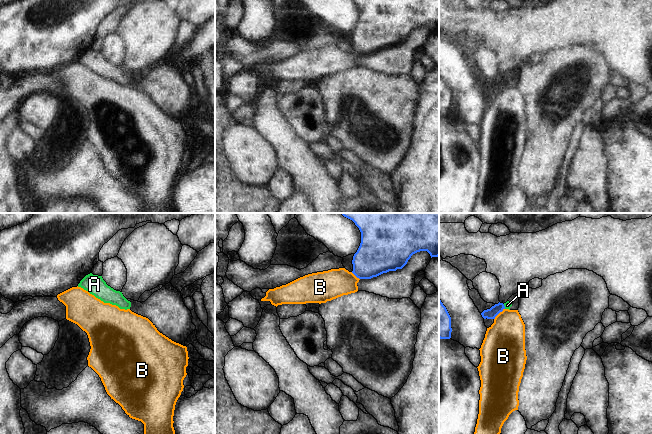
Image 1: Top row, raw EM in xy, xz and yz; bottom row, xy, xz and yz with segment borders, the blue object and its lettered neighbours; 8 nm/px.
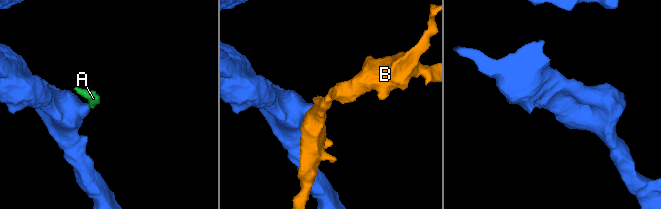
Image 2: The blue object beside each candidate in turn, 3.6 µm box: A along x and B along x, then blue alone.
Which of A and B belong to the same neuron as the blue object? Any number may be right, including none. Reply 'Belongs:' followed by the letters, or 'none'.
Belongs: none

